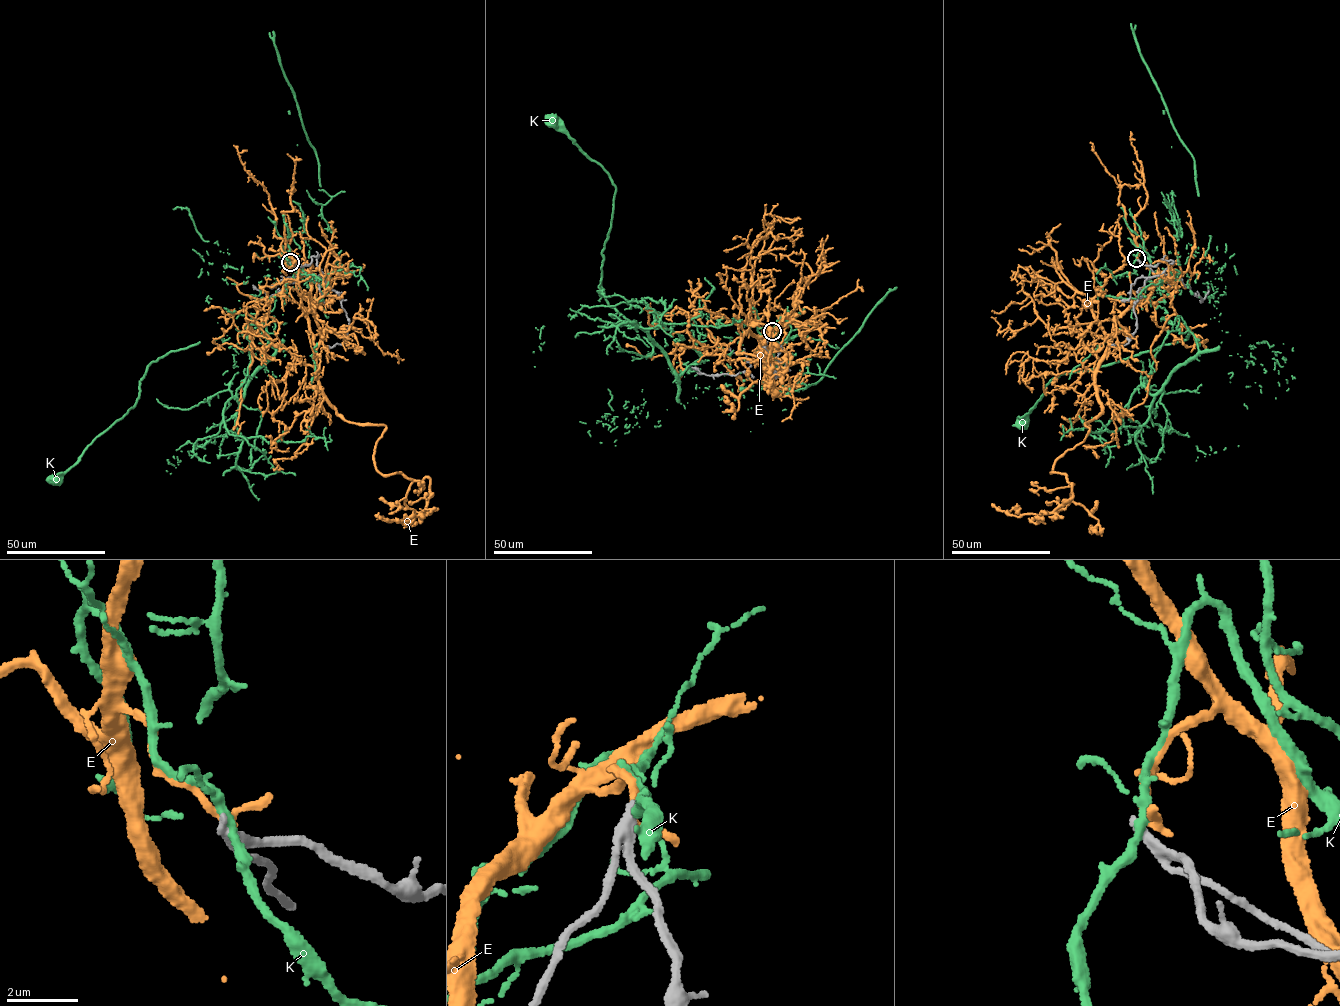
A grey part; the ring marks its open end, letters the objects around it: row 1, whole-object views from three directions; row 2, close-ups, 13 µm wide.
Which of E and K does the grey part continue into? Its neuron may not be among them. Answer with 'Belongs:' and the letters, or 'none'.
Belongs: none

